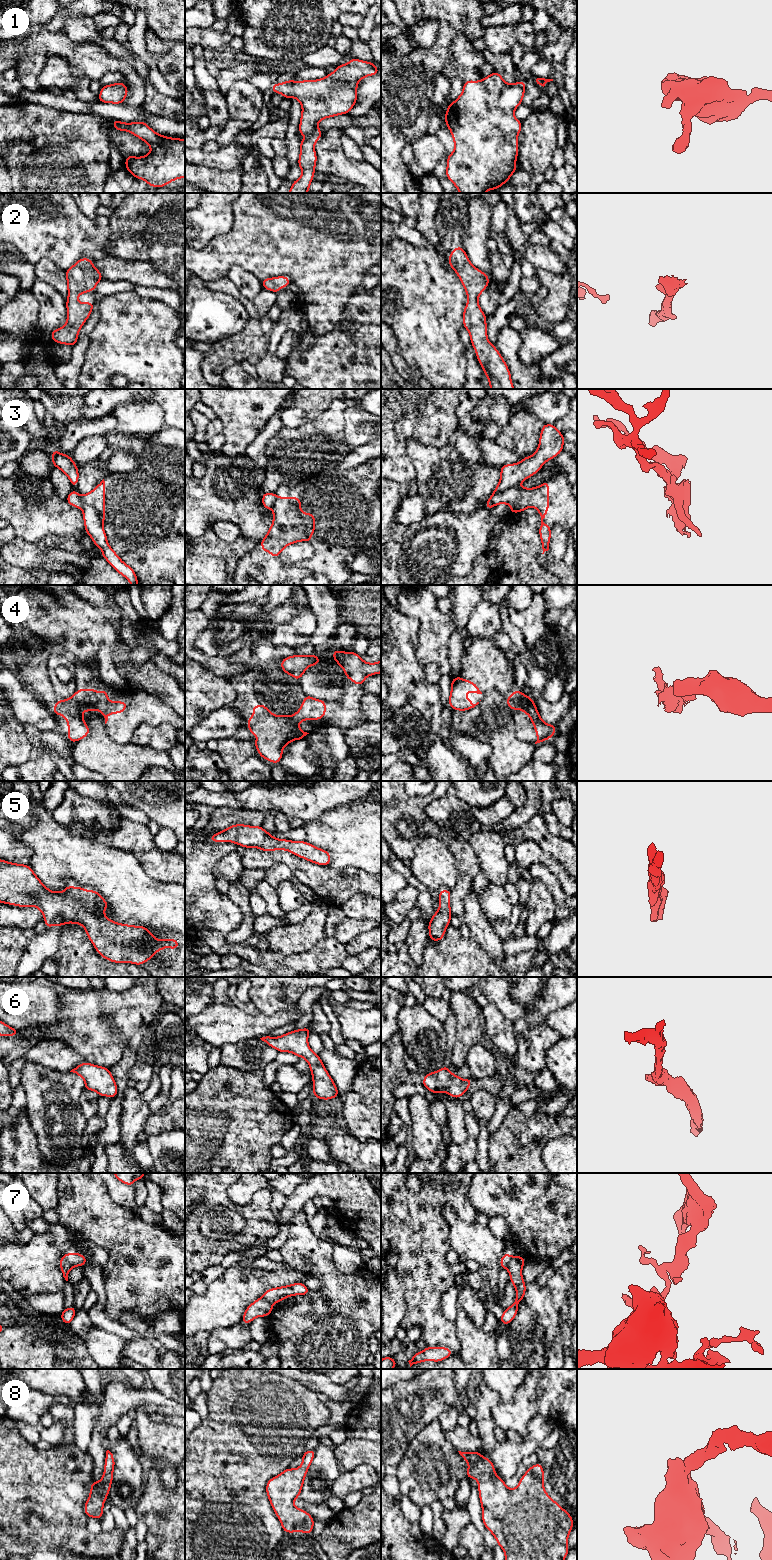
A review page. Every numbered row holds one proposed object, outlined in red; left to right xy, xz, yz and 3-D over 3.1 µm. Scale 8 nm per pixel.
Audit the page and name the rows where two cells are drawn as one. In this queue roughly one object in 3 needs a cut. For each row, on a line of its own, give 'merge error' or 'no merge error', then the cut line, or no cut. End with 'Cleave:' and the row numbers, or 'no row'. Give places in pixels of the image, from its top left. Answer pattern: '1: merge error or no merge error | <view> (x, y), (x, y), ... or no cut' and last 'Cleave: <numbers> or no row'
1: no merge error | no cut
2: no merge error | no cut
3: merge error | xy (79, 496), (83, 502), (90, 504), (96, 510), (102, 523)
4: no merge error | no cut
5: no merge error | no cut
6: no merge error | no cut
7: merge error | xy (62, 1256), (72, 1266)
8: no merge error | no cut
Cleave: 3, 7

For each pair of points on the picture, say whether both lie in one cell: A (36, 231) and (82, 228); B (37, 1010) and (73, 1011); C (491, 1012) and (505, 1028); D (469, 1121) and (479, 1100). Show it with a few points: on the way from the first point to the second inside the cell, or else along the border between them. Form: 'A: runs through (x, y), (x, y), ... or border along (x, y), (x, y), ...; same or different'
A: runs through (47, 231), (71, 231); same
B: border along (60, 995), (62, 1010), (59, 1017), (41, 1024); different
C: runs through (493, 1016), (501, 1024); same
D: border along (471, 1110), (478, 1121); different

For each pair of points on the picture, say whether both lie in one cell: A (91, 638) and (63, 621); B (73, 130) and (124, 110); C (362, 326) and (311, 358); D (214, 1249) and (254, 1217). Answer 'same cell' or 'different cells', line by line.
A: same cell
B: different cells
C: same cell
D: same cell

